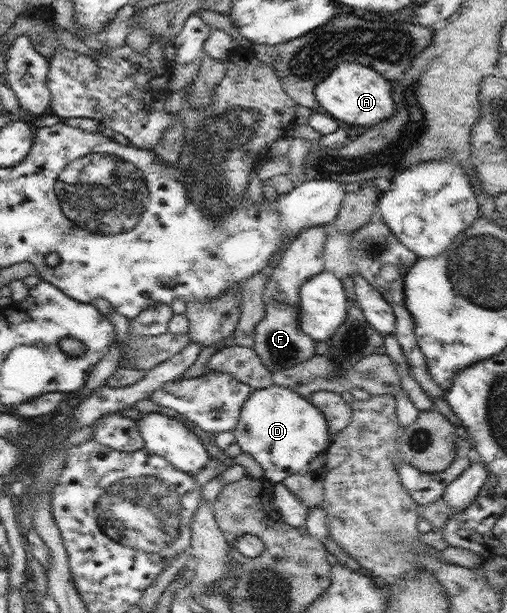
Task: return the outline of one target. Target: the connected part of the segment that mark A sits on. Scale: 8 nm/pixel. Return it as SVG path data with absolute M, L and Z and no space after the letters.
M340 61L331 74L315 87L315 95L320 110L361 131L391 118L395 112L391 82L382 77L375 69L365 67L361 63L354 63L354 61Z

